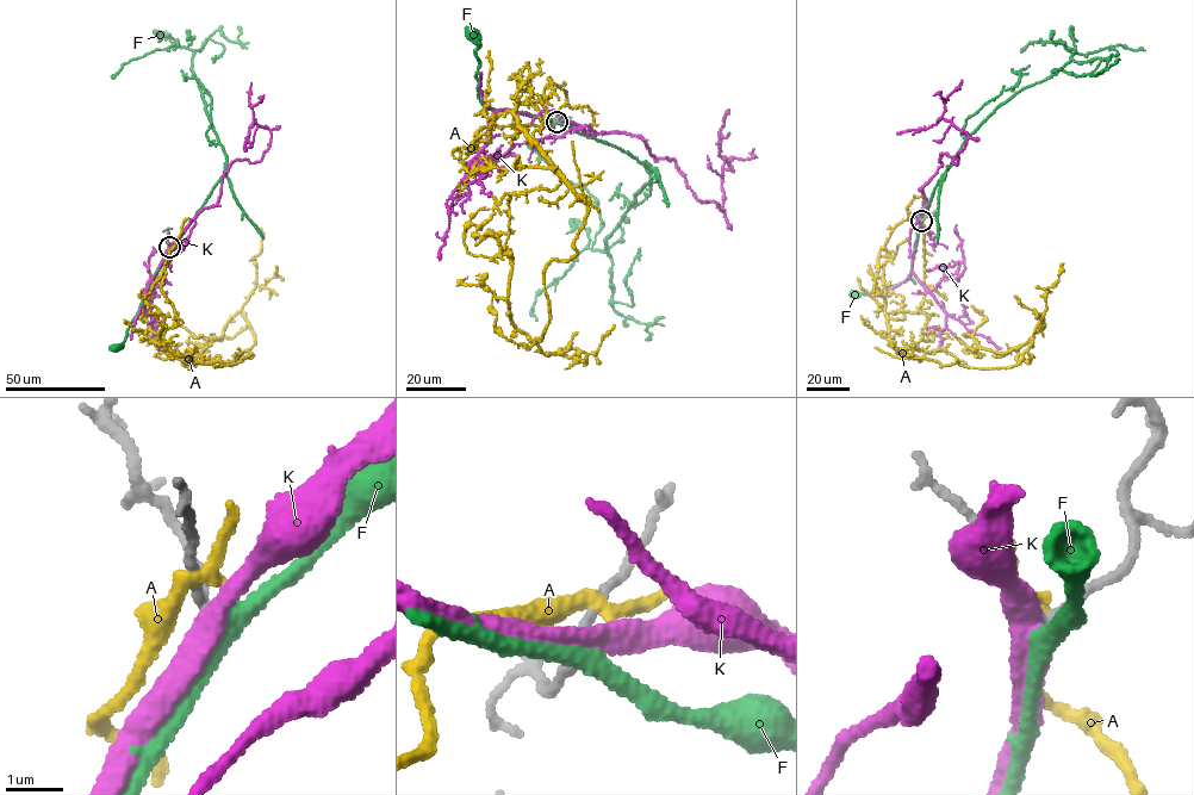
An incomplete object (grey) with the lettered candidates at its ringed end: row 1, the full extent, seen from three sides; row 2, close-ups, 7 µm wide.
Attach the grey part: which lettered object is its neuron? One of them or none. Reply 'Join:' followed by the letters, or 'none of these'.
Join: F

